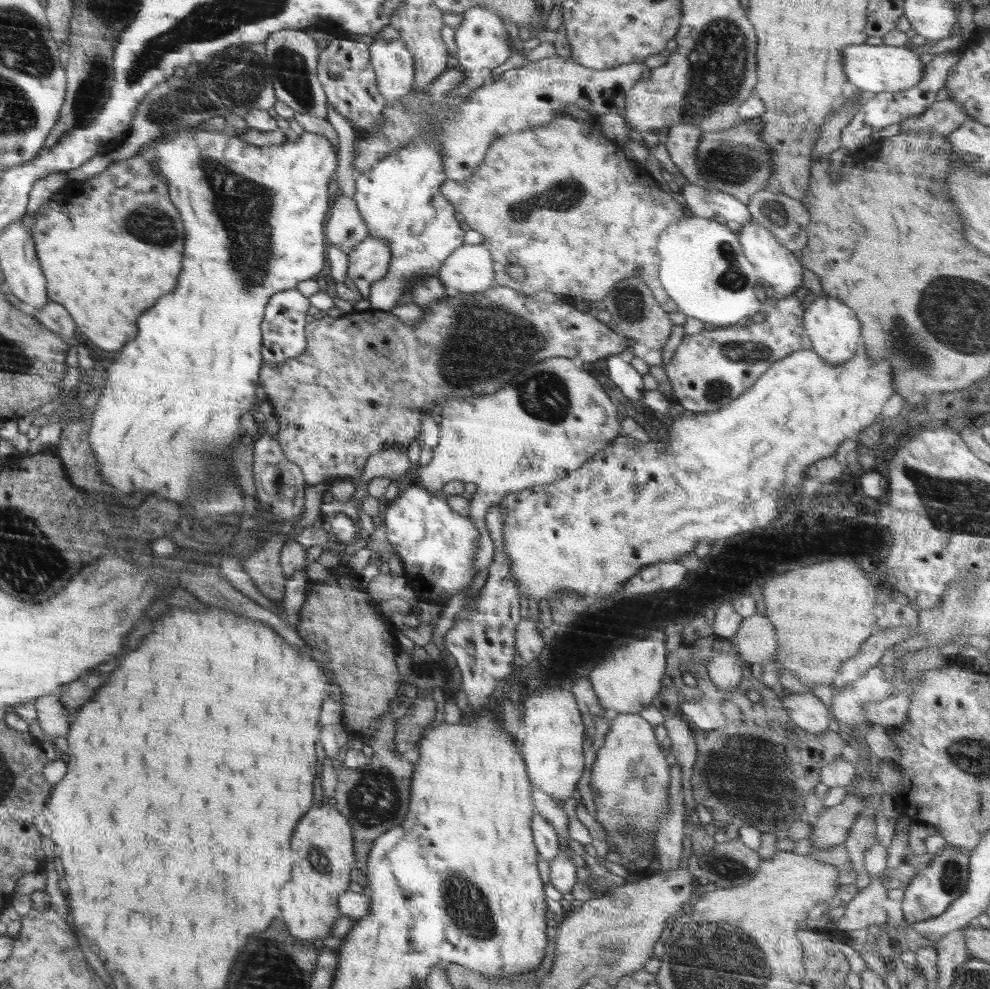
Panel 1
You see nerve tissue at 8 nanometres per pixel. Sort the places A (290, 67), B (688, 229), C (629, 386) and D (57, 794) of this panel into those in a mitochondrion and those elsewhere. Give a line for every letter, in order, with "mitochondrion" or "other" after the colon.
A: mitochondrion
B: other
C: other
D: other

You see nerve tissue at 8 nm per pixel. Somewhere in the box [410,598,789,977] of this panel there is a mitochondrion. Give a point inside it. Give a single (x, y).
(469, 908)

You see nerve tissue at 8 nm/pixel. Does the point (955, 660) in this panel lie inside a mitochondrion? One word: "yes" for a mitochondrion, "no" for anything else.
no

